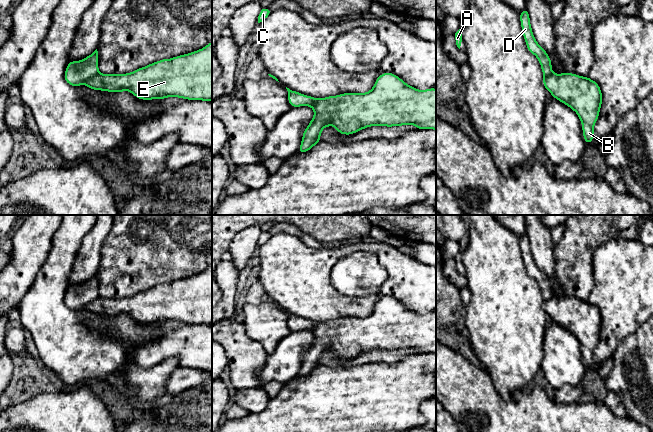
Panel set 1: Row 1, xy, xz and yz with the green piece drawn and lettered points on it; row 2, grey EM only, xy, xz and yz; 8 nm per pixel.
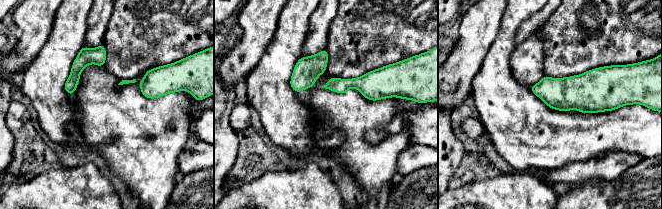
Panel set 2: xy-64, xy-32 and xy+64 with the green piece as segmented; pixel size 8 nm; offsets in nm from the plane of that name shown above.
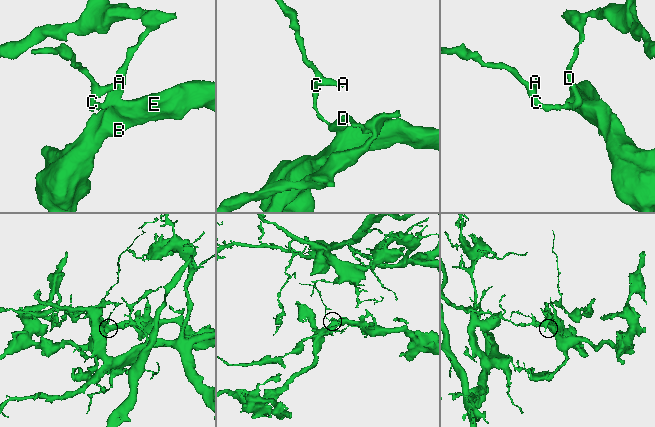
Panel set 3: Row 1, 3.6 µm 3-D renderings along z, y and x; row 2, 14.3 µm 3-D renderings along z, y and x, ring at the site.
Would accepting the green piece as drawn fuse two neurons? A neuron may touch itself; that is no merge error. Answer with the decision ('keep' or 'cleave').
cleave

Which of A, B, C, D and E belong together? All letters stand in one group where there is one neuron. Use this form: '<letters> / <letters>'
A C D / B E

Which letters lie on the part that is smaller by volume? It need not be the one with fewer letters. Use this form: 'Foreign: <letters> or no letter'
Foreign: A, C, D

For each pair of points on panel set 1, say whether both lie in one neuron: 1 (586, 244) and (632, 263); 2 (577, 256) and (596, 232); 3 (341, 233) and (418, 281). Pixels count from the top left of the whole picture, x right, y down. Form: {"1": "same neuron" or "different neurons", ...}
{"1": "different neurons", "2": "same neuron", "3": "different neurons"}

